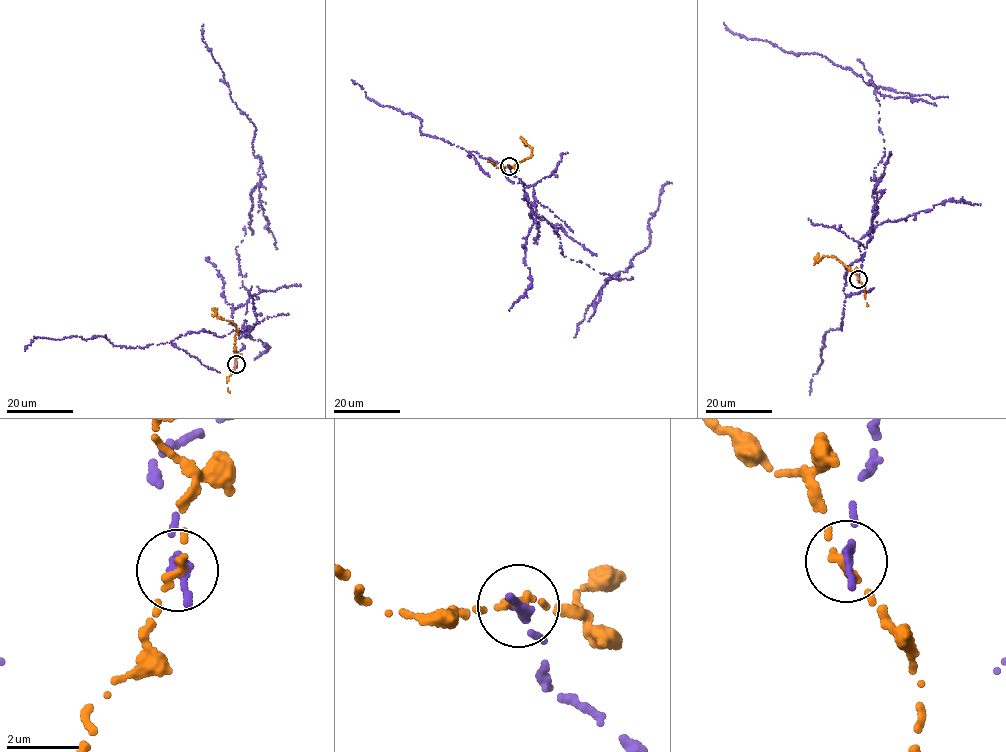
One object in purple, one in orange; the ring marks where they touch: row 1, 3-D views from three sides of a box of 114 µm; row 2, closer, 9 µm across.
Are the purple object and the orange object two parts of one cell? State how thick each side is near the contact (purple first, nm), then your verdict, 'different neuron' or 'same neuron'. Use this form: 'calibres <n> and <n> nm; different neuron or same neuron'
calibres 320 and 280 nm; different neuron

